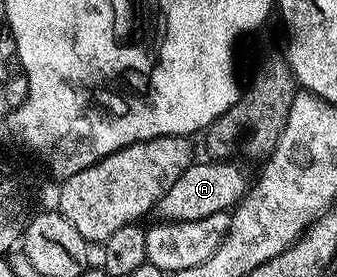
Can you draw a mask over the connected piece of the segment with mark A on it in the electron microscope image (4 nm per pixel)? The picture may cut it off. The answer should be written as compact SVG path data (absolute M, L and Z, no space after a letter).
M206 159L200 163L193 163L165 191L165 195L159 200L157 206L158 216L170 221L196 221L205 219L209 215L227 213L234 210L235 206L246 197L249 190L249 181L243 174L243 169L239 165L234 165L231 159Z

